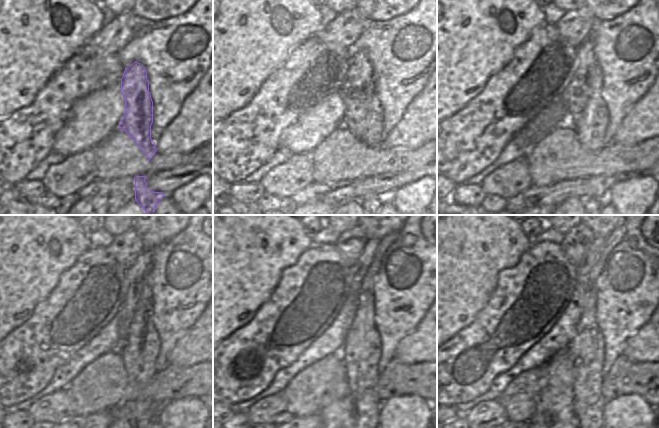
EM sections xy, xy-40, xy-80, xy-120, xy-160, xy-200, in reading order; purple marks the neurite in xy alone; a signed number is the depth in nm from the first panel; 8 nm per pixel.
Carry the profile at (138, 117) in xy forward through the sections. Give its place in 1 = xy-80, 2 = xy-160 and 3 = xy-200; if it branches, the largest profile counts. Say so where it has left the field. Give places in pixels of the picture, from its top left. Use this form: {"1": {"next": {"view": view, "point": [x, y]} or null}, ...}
{"1": {"next": {"view": "xy-80", "point": [587, 75]}}, "2": {"next": {"view": "xy-160", "point": [361, 281]}}, "3": {"next": {"view": "xy-200", "point": [584, 268]}}}

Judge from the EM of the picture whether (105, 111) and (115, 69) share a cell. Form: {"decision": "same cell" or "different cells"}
{"decision": "different cells"}

